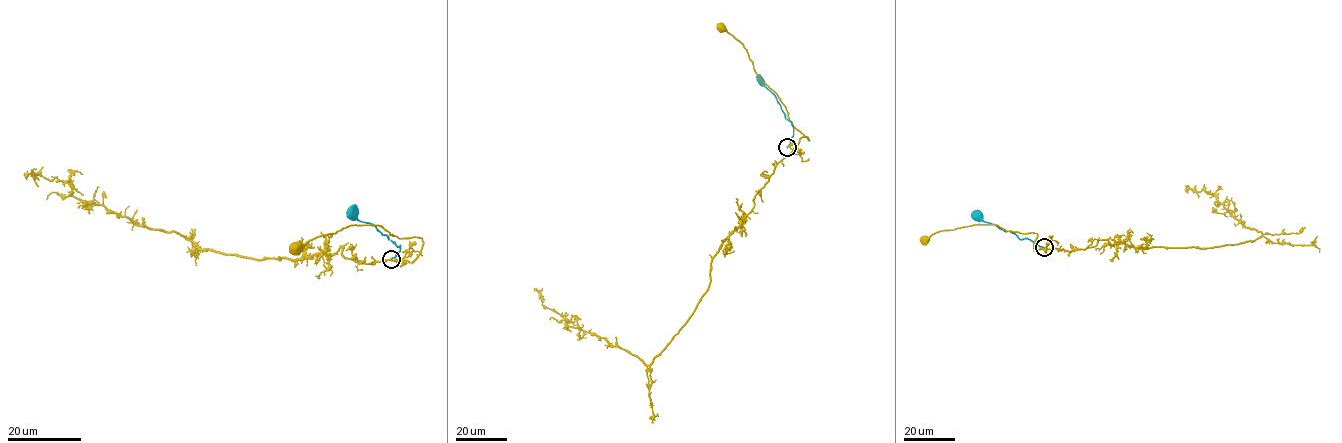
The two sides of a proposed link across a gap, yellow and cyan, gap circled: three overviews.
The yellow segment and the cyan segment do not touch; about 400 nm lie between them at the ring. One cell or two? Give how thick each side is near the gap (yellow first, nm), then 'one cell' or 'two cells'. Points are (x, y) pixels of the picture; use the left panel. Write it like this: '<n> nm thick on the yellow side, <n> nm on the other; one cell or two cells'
90 nm thick on the yellow side, 190 nm on the other; two cells

